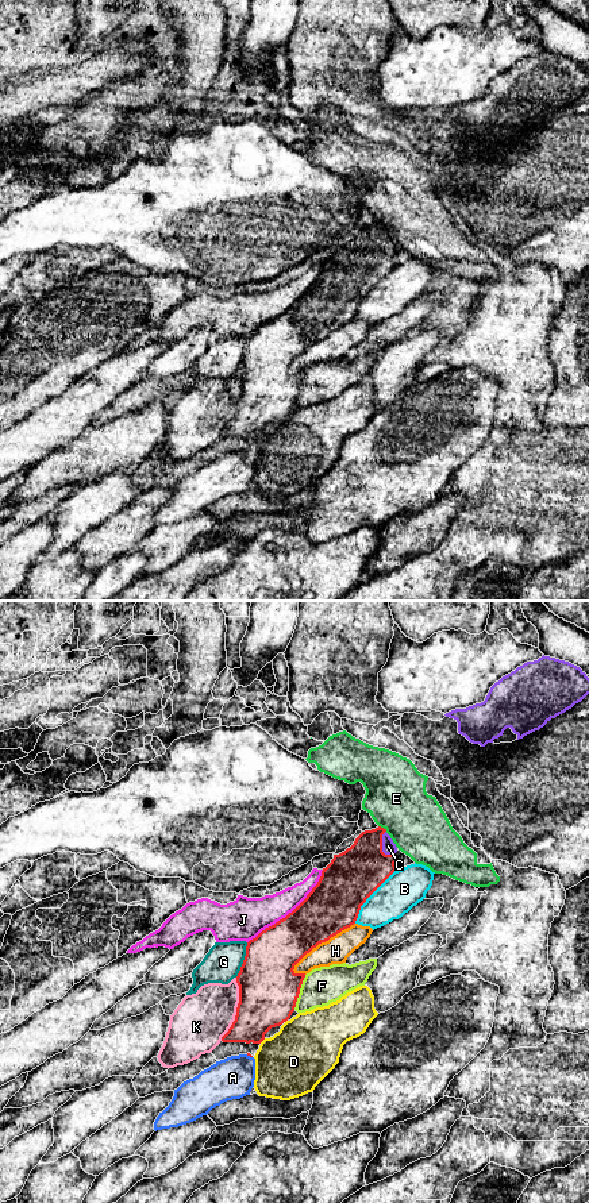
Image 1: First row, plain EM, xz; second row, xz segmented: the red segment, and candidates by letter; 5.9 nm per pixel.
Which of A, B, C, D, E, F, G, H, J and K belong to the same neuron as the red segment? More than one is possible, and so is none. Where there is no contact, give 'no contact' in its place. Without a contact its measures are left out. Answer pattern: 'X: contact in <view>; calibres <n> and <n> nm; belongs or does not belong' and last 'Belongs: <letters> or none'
A: contact in xz; calibres 20 and 260 nm; does not belong
B: contact in xz; calibres 320 and 240 nm; does not belong
C: contact in xz; calibres 320 and 80 nm; belongs
D: contact in xz; calibres 340 and 400 nm; does not belong
E: contact in xz; calibres 280 and 360 nm; does not belong
F: contact in xz; calibres 360 and 220 nm; does not belong
G: contact in xz; calibres 360 and 220 nm; does not belong
H: contact in xz; calibres 320 and 160 nm; does not belong
J: contact in xz; calibres 300 and 240 nm; does not belong
K: contact in xz; calibres 360 and 320 nm; does not belong
Belongs: C

